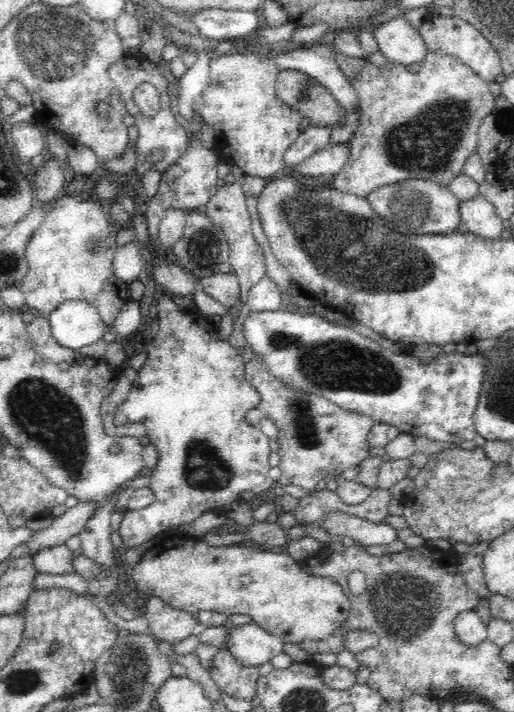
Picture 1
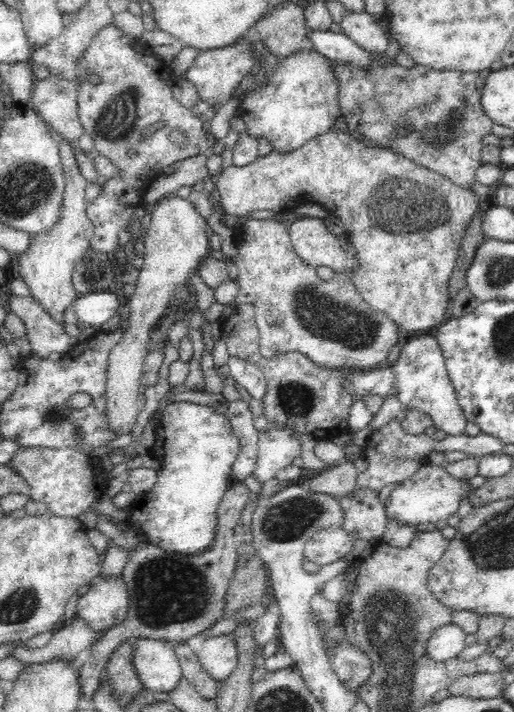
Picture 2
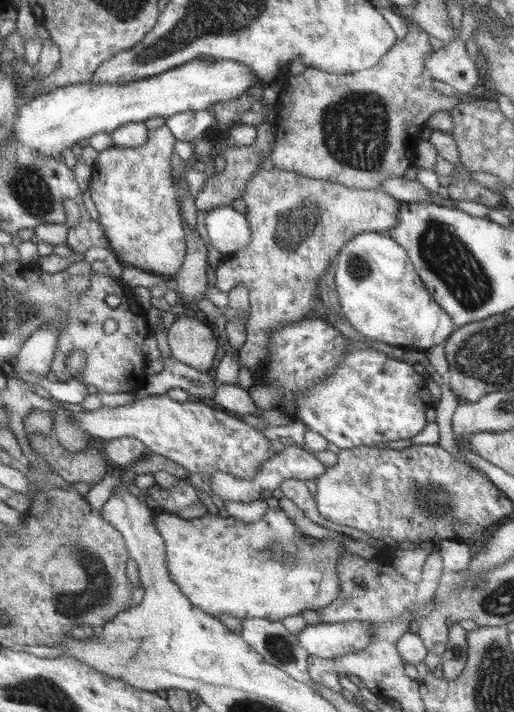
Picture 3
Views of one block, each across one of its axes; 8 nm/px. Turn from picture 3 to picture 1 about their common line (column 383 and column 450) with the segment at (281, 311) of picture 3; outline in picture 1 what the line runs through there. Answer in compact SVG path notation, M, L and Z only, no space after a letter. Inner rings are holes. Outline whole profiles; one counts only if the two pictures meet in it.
M411 178L405 181L387 183L386 186L376 187L366 196L367 202L375 214L386 218L386 222L390 222L390 226L394 226L394 230L402 230L402 234L440 234L446 235L453 233L457 226L461 224L460 206L461 199L457 197L447 186L440 186L438 182L424 180L421 178Z

